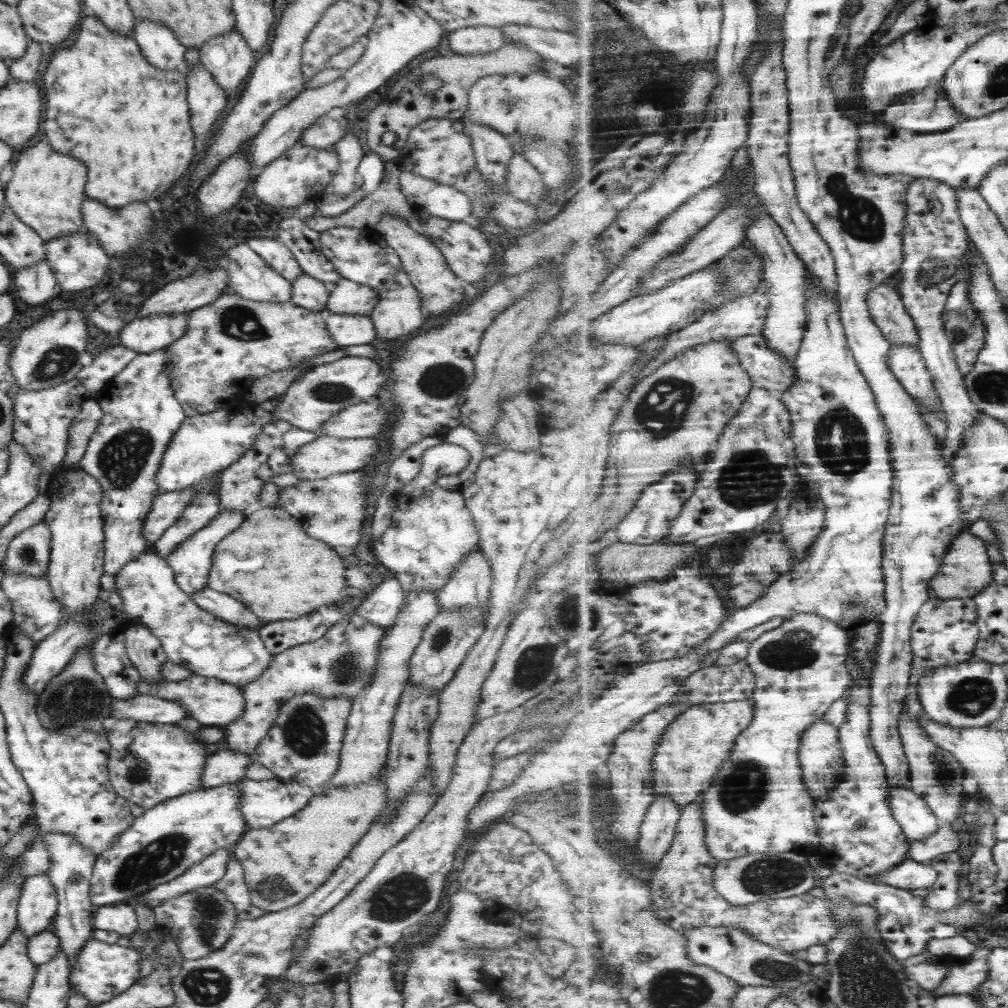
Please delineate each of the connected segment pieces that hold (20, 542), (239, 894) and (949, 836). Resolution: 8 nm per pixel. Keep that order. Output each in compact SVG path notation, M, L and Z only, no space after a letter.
M37 522L18 532L8 544L2 562L5 575L21 572L44 577L49 558L50 532L47 525Z
M233 858L225 863L223 876L214 882L212 887L220 890L225 898L228 898L239 920L256 919L265 913L250 902L249 889L243 880L242 866Z
M942 824L938 831L930 837L911 841L909 848L909 859L919 863L927 863L945 854L956 852L963 848L959 834L949 824Z

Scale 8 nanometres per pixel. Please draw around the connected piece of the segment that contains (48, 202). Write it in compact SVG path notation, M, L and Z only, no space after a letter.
M44 138L32 146L25 147L25 150L17 152L17 156L12 167L12 176L3 191L6 208L9 208L17 220L20 220L25 226L29 226L33 233L44 242L84 230L80 217L80 206L85 197L85 166L79 160L67 158L67 154L59 154L57 151L51 150L49 143Z

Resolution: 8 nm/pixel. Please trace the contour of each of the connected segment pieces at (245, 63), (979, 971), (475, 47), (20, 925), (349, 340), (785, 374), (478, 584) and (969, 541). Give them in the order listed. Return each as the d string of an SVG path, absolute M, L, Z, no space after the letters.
M234 28L197 48L198 60L226 96L231 96L243 84L254 66L250 48Z
M965 959L952 967L937 990L928 994L937 998L951 994L972 993L988 979L988 970L989 963L986 960Z
M468 26L448 31L447 45L455 54L490 53L504 45L500 27Z
M45 872L23 879L16 906L16 928L27 938L47 930L56 913L57 899Z
M324 314L328 335L338 347L376 344L374 326L361 315Z
M762 334L737 337L733 347L755 387L779 395L797 382L796 362L784 360L778 350L768 346Z
M476 544L468 557L457 563L448 582L436 592L438 612L484 604L490 597L491 583L489 561Z
M968 530L956 538L951 550L945 554L940 572L930 582L930 592L941 599L974 598L977 593L992 583L993 573L994 567L987 554L985 540Z

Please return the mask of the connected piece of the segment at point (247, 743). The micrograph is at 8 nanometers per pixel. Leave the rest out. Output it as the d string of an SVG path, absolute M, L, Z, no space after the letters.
M343 615L337 622L333 623L326 631L325 636L319 637L315 641L303 642L287 648L272 655L269 666L261 673L259 678L253 682L240 687L244 700L243 712L239 719L229 722L222 728L222 735L227 743L227 750L254 756L255 748L259 745L261 738L269 727L273 725L273 719L277 718L279 706L286 700L293 698L296 694L312 692L316 696L331 698L333 696L348 696L355 698L363 690L363 687L370 681L375 672L375 665L378 659L378 644L384 635L382 626L371 624L368 620L357 615Z

